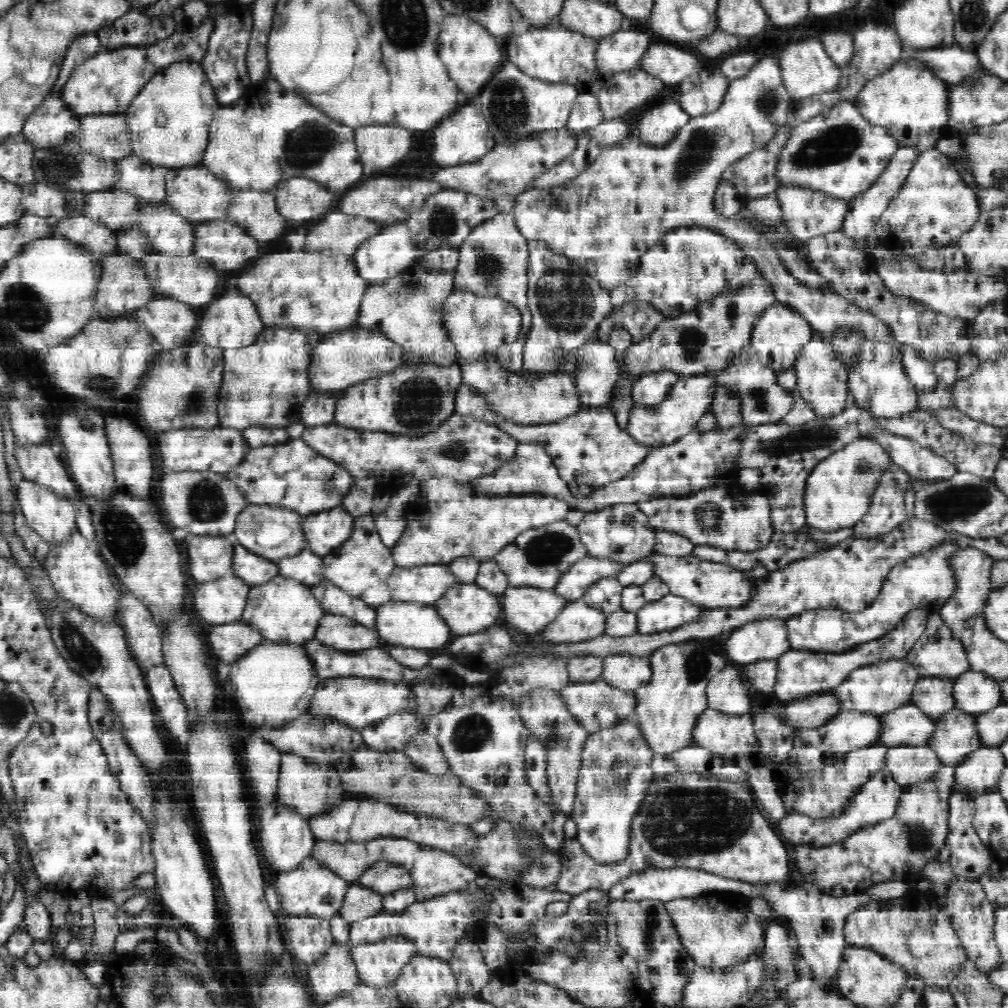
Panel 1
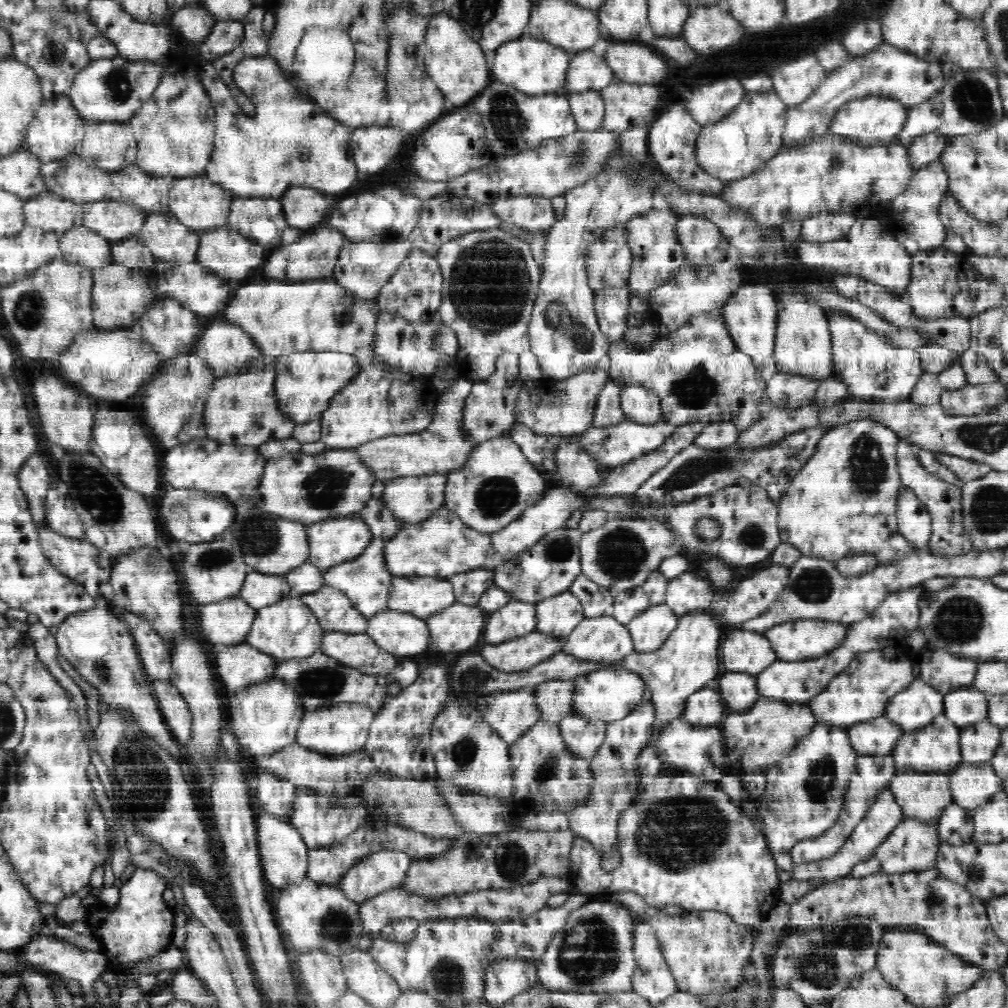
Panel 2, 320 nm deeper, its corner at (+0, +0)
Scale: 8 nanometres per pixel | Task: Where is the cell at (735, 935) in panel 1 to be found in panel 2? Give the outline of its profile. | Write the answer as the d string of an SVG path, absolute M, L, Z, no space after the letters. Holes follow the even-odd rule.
M634 892L611 893L607 897L617 898L618 904L631 911L636 919L644 919L653 926L662 952L665 954L665 961L669 963L669 969L676 978L678 991L696 996L725 994L736 988L738 982L742 980L744 966L748 964L755 941L753 926L734 922L732 915L716 910L685 911L678 915L668 915L662 909L650 906Z

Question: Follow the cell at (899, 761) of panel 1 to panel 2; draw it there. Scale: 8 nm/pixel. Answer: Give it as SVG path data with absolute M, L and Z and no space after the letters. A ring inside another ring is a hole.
M913 769L901 771L891 779L888 790L901 805L904 817L917 817L922 821L936 821L940 818L944 808L953 802L950 776L940 771L922 772Z

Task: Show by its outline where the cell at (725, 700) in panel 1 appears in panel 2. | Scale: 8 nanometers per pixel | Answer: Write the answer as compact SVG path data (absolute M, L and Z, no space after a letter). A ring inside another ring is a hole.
M704 687L695 692L686 701L685 708L685 713L681 716L682 720L698 727L718 726L718 720L724 716L724 701L712 688Z

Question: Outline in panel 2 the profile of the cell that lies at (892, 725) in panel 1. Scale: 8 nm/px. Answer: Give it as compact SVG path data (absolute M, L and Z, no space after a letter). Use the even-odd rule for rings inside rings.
M884 716L846 728L858 755L891 755L904 731Z

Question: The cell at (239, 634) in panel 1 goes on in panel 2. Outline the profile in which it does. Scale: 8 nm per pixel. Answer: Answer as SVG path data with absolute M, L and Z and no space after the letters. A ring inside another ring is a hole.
M231 643L216 657L218 676L226 688L224 693L236 694L252 683L275 675L276 660L249 643Z

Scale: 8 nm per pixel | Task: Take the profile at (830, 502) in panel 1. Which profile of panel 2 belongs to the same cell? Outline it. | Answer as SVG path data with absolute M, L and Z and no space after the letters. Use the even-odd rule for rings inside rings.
M868 419L836 424L834 430L821 438L816 452L792 479L791 485L778 502L778 526L783 542L790 542L801 554L816 555L837 562L852 553L868 551L878 559L877 566L899 559L914 546L900 535L897 523L898 493L901 478L897 465L899 436L884 424Z

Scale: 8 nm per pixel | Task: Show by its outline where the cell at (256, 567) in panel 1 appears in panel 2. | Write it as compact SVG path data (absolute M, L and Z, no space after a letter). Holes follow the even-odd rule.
M250 569L238 596L258 610L259 607L287 597L290 591L291 586L285 575L262 574L261 571Z

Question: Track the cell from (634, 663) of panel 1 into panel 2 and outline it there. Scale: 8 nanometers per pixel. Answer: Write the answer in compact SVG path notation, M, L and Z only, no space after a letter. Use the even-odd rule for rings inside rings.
M606 667L573 678L572 710L577 710L586 720L605 720L606 724L620 721L630 715L642 702L647 689L646 681L634 671Z

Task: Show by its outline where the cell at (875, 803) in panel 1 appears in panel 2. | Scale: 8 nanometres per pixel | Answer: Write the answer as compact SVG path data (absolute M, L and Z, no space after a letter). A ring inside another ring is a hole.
M890 790L880 792L878 798L875 799L875 802L871 804L867 811L866 817L858 826L855 826L850 838L847 838L845 846L838 850L837 854L832 855L831 858L815 860L815 862L794 864L791 870L791 878L811 879L812 877L818 877L818 879L822 879L822 884L828 884L838 878L848 877L856 863L871 858L886 836L902 822L903 818L902 807L894 799L892 792Z

